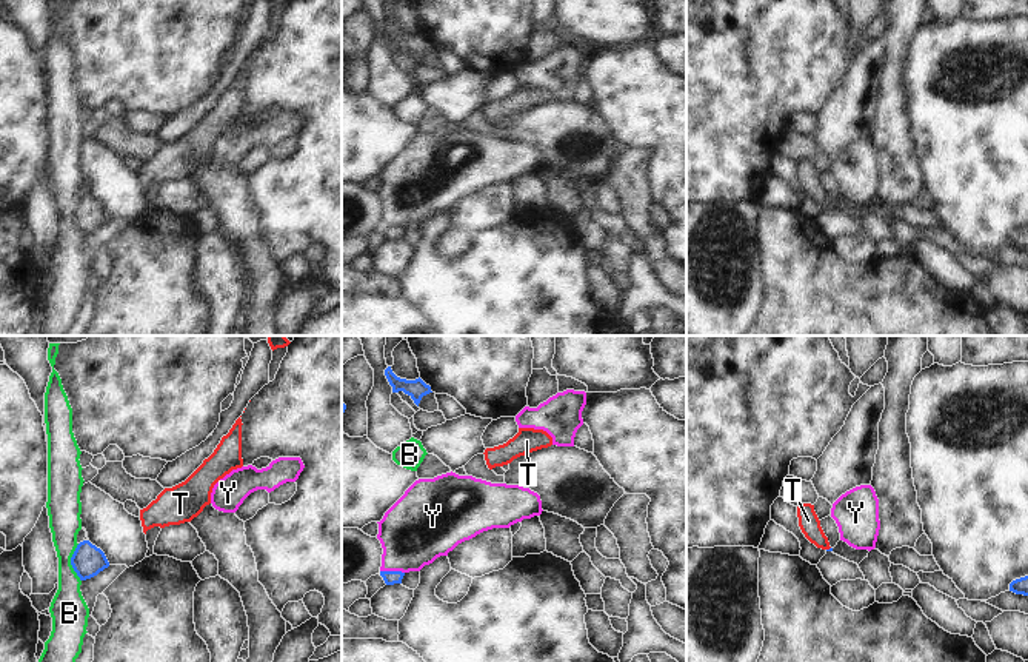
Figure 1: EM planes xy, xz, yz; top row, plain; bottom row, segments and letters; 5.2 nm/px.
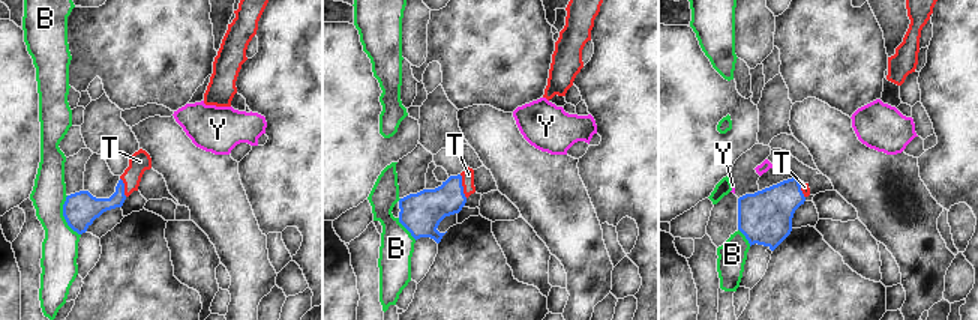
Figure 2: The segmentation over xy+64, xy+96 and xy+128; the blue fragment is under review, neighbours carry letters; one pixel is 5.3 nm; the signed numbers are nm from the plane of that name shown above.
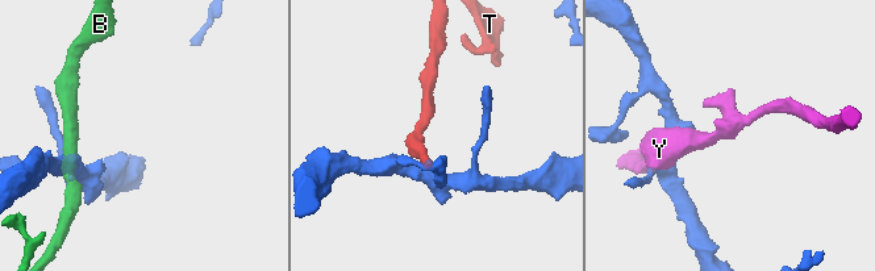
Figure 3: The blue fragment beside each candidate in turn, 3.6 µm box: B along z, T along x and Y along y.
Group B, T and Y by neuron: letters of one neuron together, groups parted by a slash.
B / T / Y

